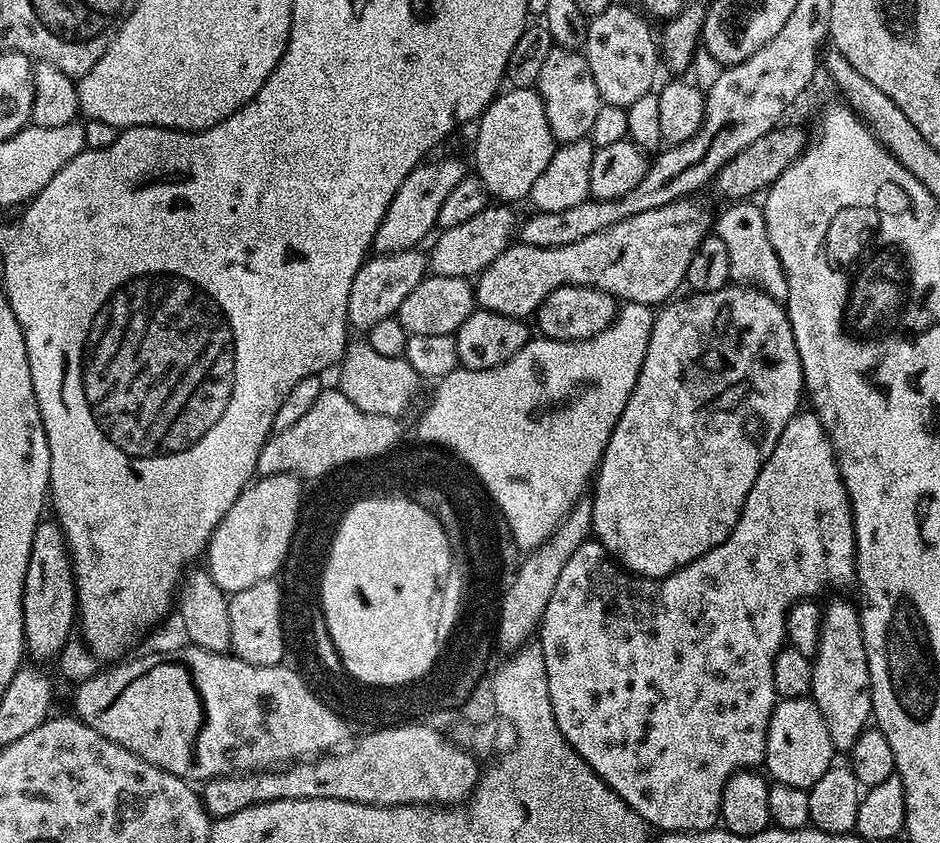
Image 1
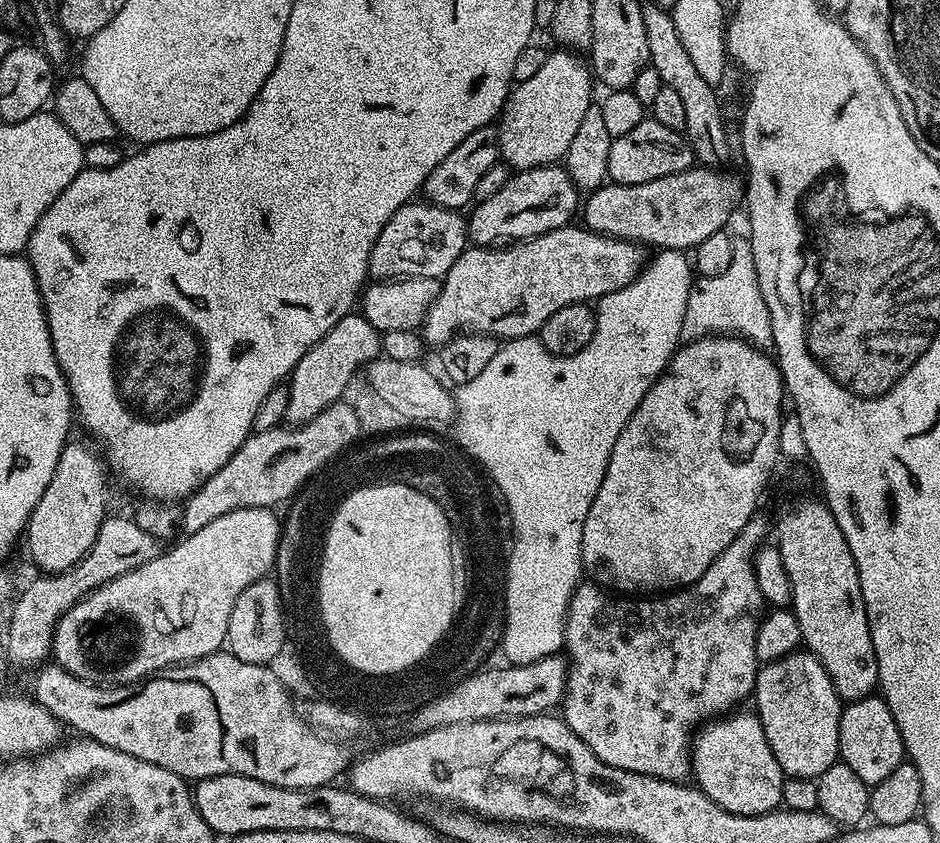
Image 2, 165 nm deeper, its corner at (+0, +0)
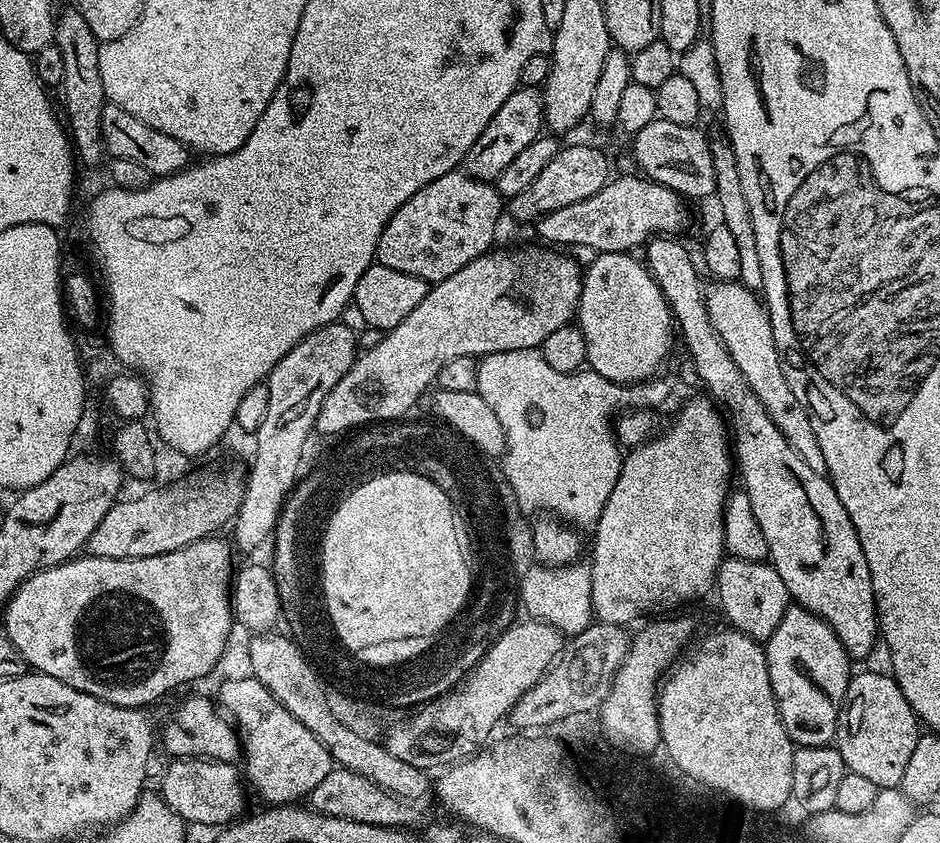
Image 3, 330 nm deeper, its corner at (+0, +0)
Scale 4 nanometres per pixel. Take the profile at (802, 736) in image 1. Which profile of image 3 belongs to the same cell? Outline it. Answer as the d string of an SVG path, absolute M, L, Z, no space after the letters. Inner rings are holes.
M789 606L786 614L782 614L782 622L778 622L778 630L774 630L774 634L767 640L764 653L778 714L793 745L802 748L831 745L836 738L836 719L840 716L840 703L844 701L849 679L854 672L847 650L842 646L842 642L838 642L838 634L834 634L827 622L810 610Z

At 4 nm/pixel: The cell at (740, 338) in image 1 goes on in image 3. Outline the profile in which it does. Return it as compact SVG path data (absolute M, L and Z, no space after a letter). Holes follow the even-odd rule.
M699 394L688 400L680 408L680 413L672 420L672 425L663 432L657 431L652 439L631 449L620 461L618 482L614 482L614 490L610 490L610 498L606 498L606 506L594 526L596 537L592 540L592 615L601 624L630 625L631 620L639 618L643 612L656 612L659 608L672 608L675 604L688 604L699 596L713 591L716 583L716 572L725 559L724 551L724 503L729 498L728 483L734 476L734 452L730 447L730 428L722 415L721 409L707 395Z

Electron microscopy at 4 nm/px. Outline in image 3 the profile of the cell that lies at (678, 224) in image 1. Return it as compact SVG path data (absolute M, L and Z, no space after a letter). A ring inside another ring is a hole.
M552 246L539 247L516 248L513 252L489 250L462 266L458 274L435 281L426 298L422 298L422 302L418 302L418 306L414 306L398 326L386 332L382 343L374 346L374 350L360 352L350 370L342 374L338 386L326 394L326 402L322 402L316 419L316 432L331 438L357 426L395 422L407 417L411 413L408 411L419 402L420 395L428 387L433 387L438 370L442 370L450 358L483 358L495 352L539 348L547 336L558 330L558 326L573 323L584 281L582 264L567 256L567 251Z

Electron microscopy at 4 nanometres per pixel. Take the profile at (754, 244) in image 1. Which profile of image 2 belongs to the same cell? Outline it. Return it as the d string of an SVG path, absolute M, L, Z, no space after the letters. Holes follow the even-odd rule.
M733 237L733 257L729 269L716 276L697 277L690 288L686 300L686 318L682 320L683 343L699 340L708 335L736 335L741 339L756 345L756 324L764 324L768 332L773 334L773 324L770 322L770 310L758 286L757 268L754 266L752 241L749 237Z

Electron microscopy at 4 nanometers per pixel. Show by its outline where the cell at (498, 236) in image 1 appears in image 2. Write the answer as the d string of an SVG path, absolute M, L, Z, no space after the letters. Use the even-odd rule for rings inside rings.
M559 163L517 171L509 175L506 186L502 186L498 194L479 201L471 209L472 216L467 217L468 239L476 246L500 246L505 242L533 240L535 236L565 227L575 212L577 215L576 196L575 182L567 168Z

